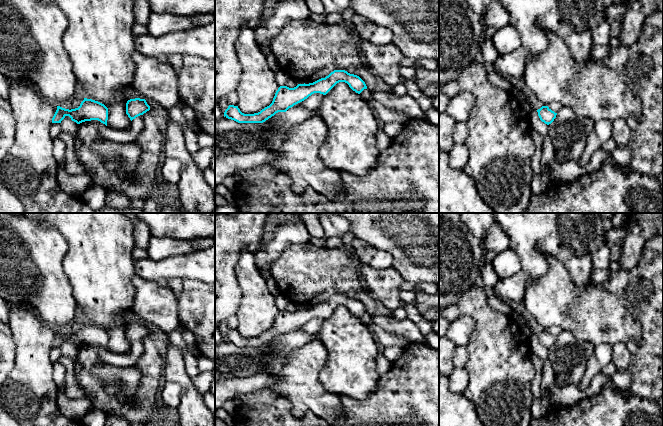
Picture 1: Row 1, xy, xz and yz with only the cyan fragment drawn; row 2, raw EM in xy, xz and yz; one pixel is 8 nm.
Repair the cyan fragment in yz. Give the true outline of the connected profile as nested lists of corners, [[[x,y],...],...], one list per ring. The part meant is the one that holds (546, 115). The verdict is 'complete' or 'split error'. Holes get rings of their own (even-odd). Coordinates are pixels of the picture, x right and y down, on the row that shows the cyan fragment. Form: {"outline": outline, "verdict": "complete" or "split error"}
{"outline": [[[542,106],[537,112],[540,120],[547,125],[551,124],[557,115],[557,113],[552,111],[548,106]]], "verdict": "complete"}

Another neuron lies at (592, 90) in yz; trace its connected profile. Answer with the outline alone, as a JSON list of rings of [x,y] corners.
[[[549,31],[546,35],[549,40],[547,49],[536,56],[527,55],[523,76],[528,89],[544,106],[559,102],[595,122],[604,119],[613,123],[618,119],[626,121],[631,115],[640,116],[641,101],[616,72],[593,58],[585,64],[577,62],[565,41]]]

